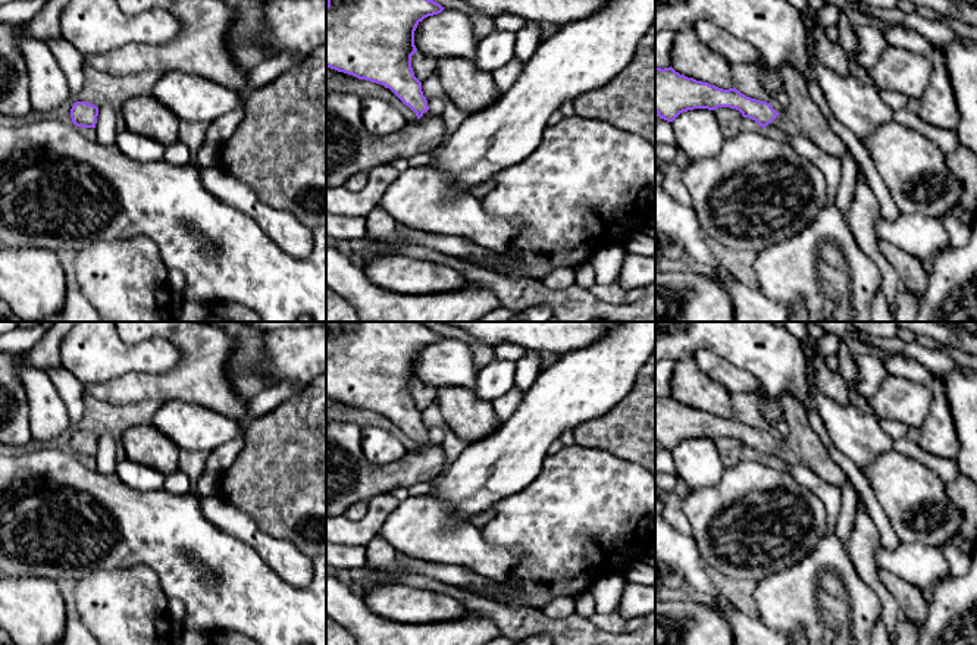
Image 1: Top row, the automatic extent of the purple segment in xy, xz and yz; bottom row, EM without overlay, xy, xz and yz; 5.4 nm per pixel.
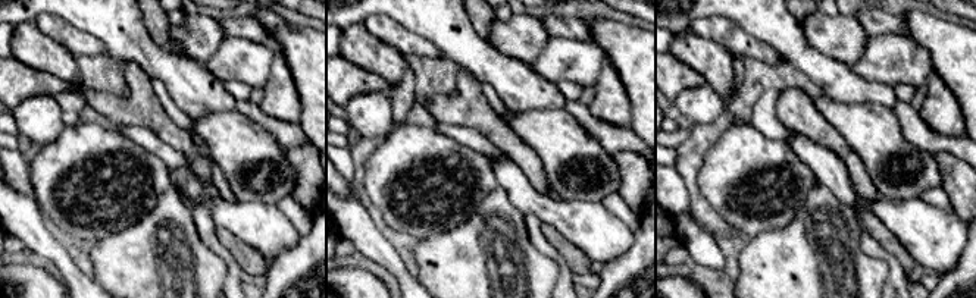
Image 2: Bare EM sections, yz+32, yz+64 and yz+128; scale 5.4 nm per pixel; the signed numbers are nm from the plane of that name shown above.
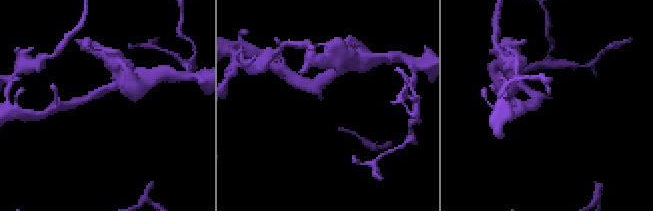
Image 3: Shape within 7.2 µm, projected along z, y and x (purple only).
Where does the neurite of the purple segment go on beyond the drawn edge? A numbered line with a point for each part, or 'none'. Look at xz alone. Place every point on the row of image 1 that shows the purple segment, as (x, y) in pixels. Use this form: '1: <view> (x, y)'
1: xz (350, 149)

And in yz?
1: yz (802, 118)

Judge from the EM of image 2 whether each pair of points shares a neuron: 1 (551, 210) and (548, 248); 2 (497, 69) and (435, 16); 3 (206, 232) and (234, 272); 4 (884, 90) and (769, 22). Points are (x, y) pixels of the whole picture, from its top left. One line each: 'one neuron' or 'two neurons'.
1: two neurons
2: one neuron
3: one neuron
4: one neuron

